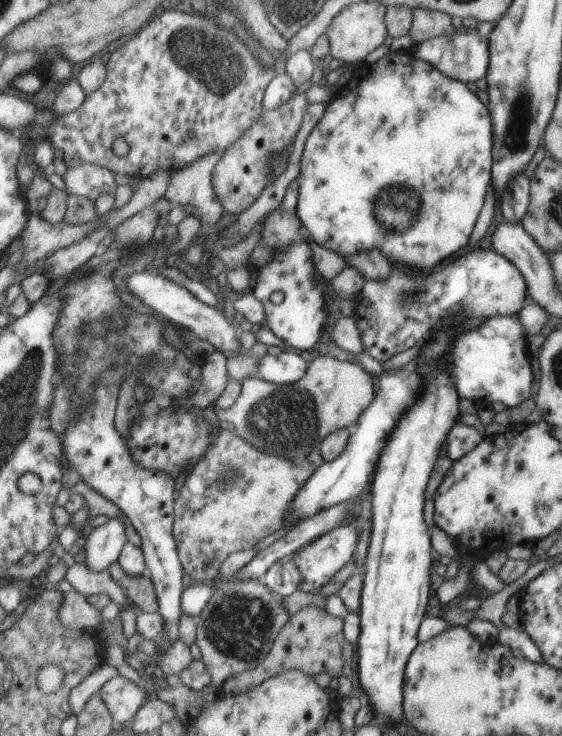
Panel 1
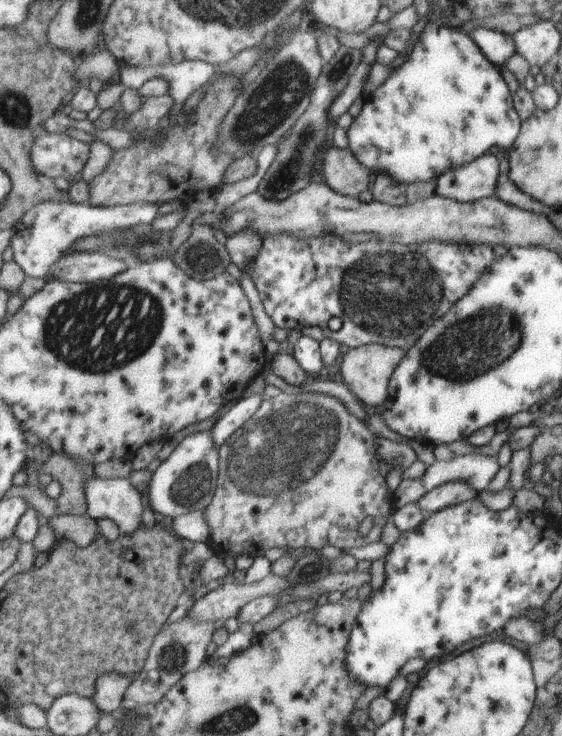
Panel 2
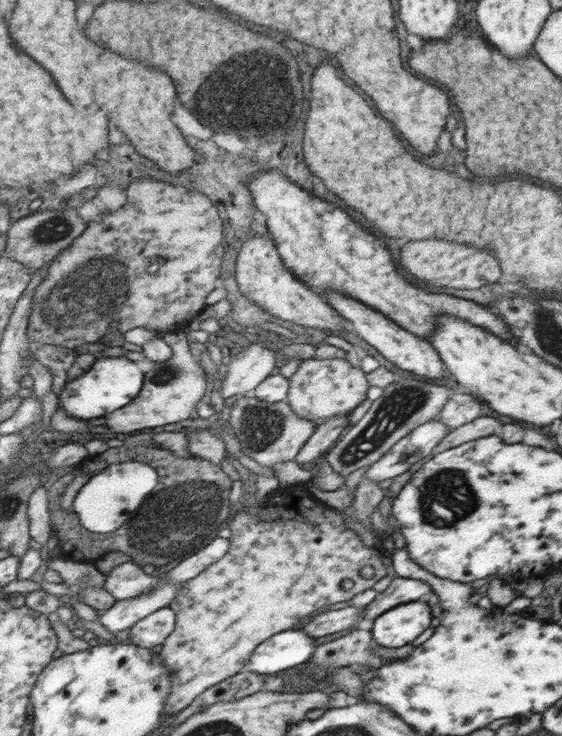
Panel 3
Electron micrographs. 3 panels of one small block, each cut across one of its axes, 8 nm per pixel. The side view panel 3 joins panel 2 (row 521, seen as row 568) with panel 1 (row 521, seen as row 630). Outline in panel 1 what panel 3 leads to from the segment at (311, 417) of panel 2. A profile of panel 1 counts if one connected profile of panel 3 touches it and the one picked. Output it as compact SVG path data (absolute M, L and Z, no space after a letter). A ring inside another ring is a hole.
M221 426L207 454L189 470L175 500L171 536L183 572L195 584L203 582L209 586L219 580L217 570L231 552L249 550L285 526L287 506L291 506L291 500L295 500L313 472L315 468L309 462L293 466L285 458L259 452L243 438L237 438L229 426Z

